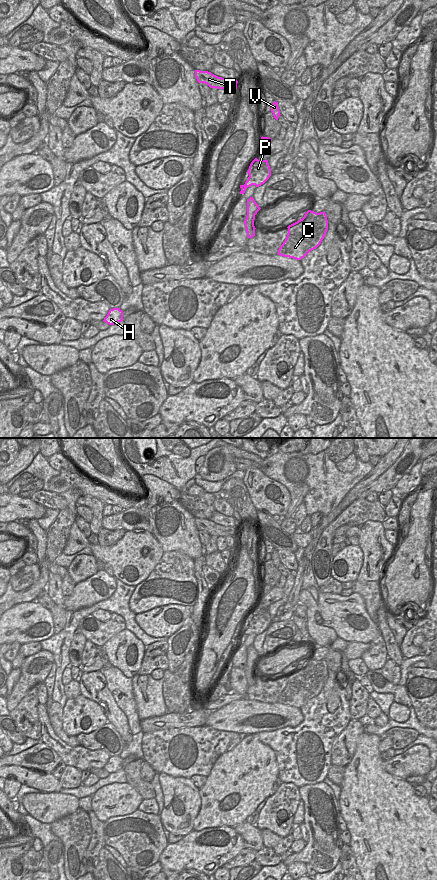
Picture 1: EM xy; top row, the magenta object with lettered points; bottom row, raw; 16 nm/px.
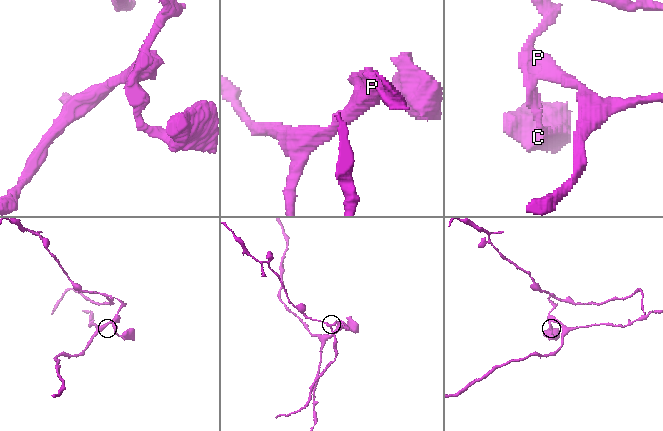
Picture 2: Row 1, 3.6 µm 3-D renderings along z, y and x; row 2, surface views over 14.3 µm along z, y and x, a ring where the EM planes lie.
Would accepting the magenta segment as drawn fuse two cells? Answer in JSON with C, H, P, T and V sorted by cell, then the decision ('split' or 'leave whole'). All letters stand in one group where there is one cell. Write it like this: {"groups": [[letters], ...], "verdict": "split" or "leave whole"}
{"groups": [["C", "T", "V"], ["H", "P"]], "verdict": "split"}

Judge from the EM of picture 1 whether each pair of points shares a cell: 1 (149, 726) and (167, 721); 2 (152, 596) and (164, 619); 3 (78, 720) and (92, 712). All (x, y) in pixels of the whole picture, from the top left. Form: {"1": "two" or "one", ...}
{"1": "one", "2": "two", "3": "one"}

